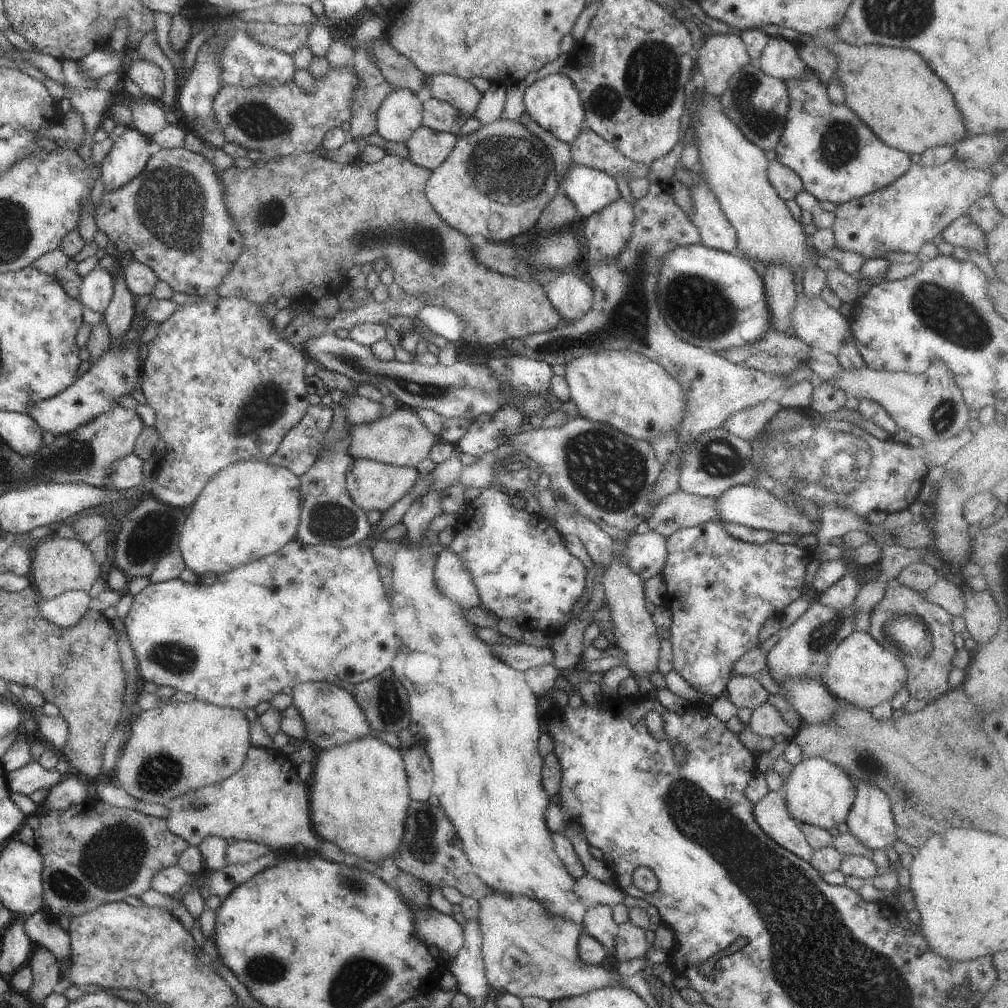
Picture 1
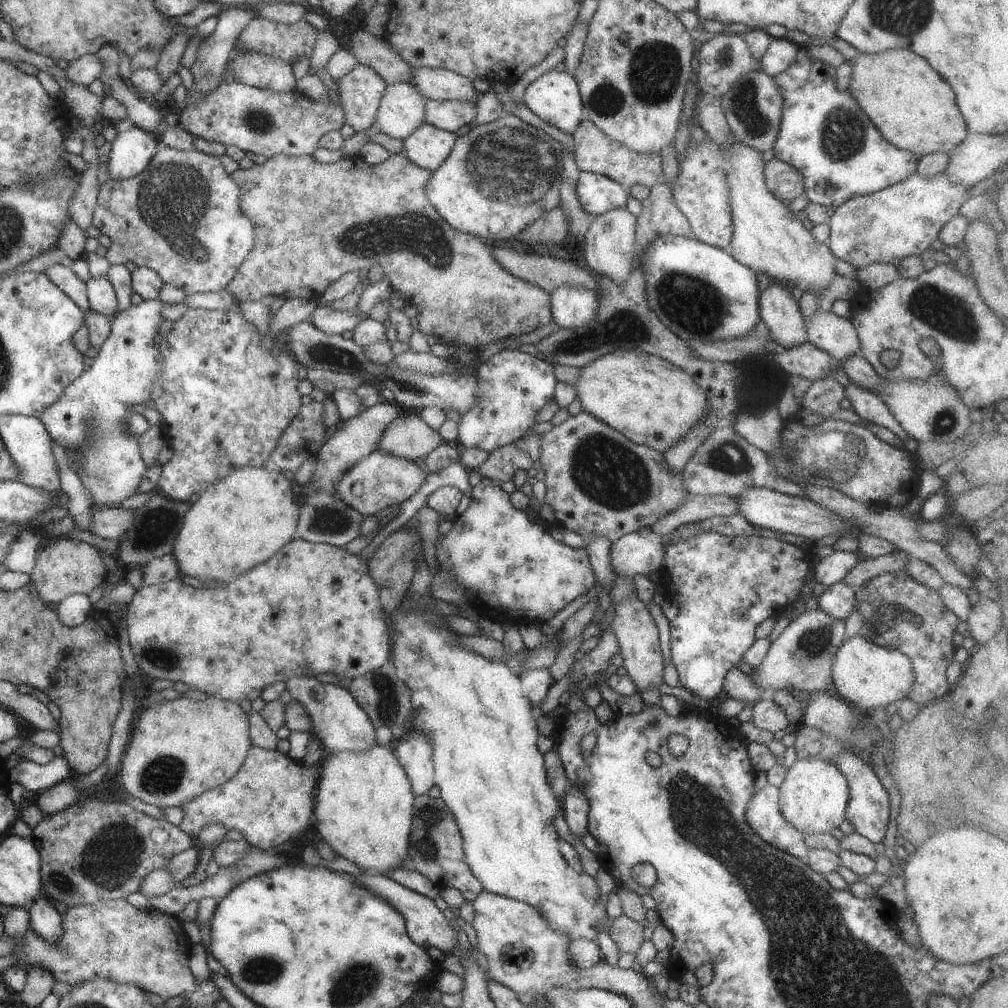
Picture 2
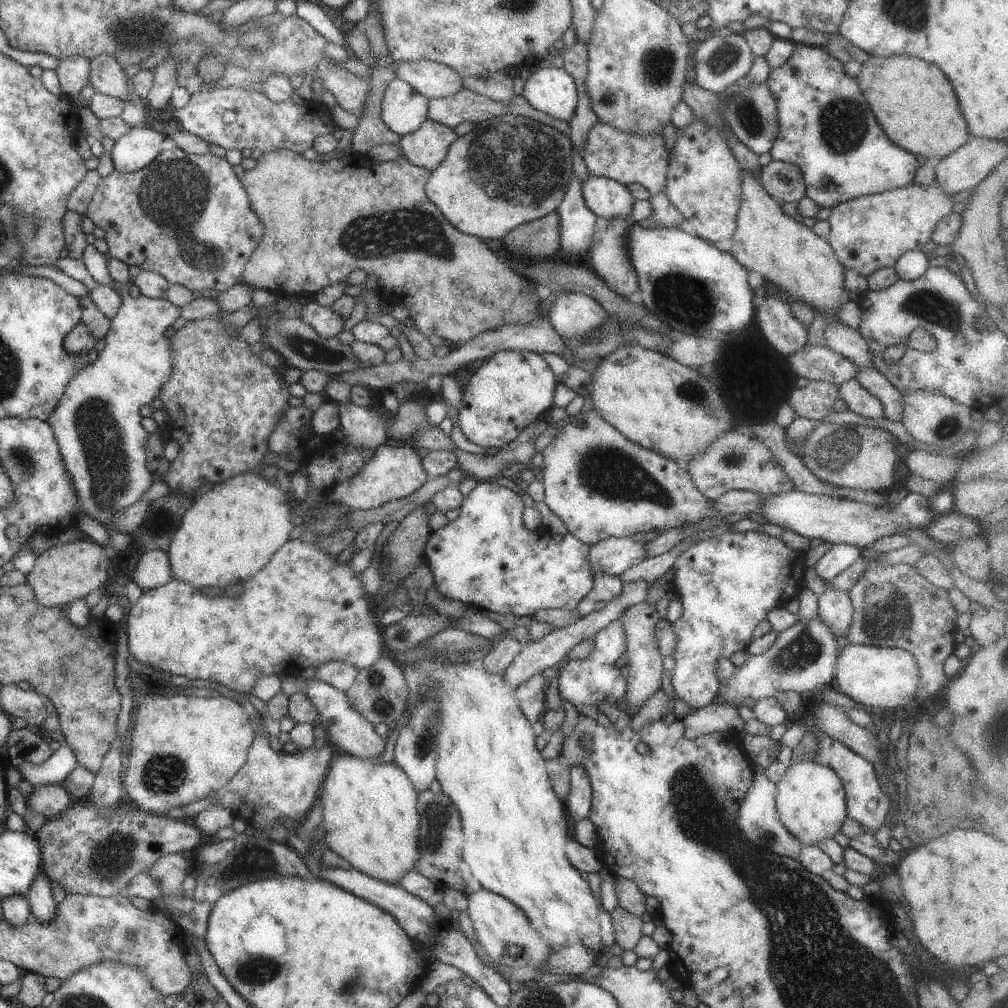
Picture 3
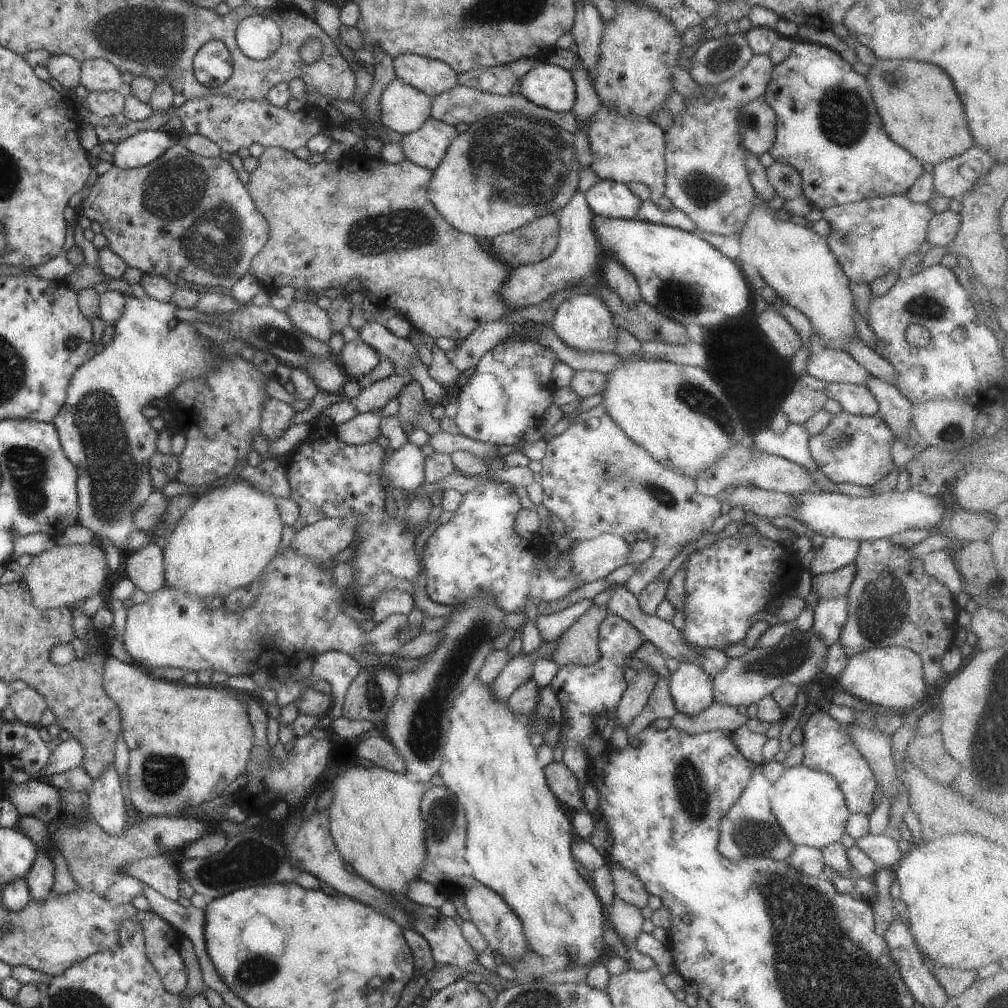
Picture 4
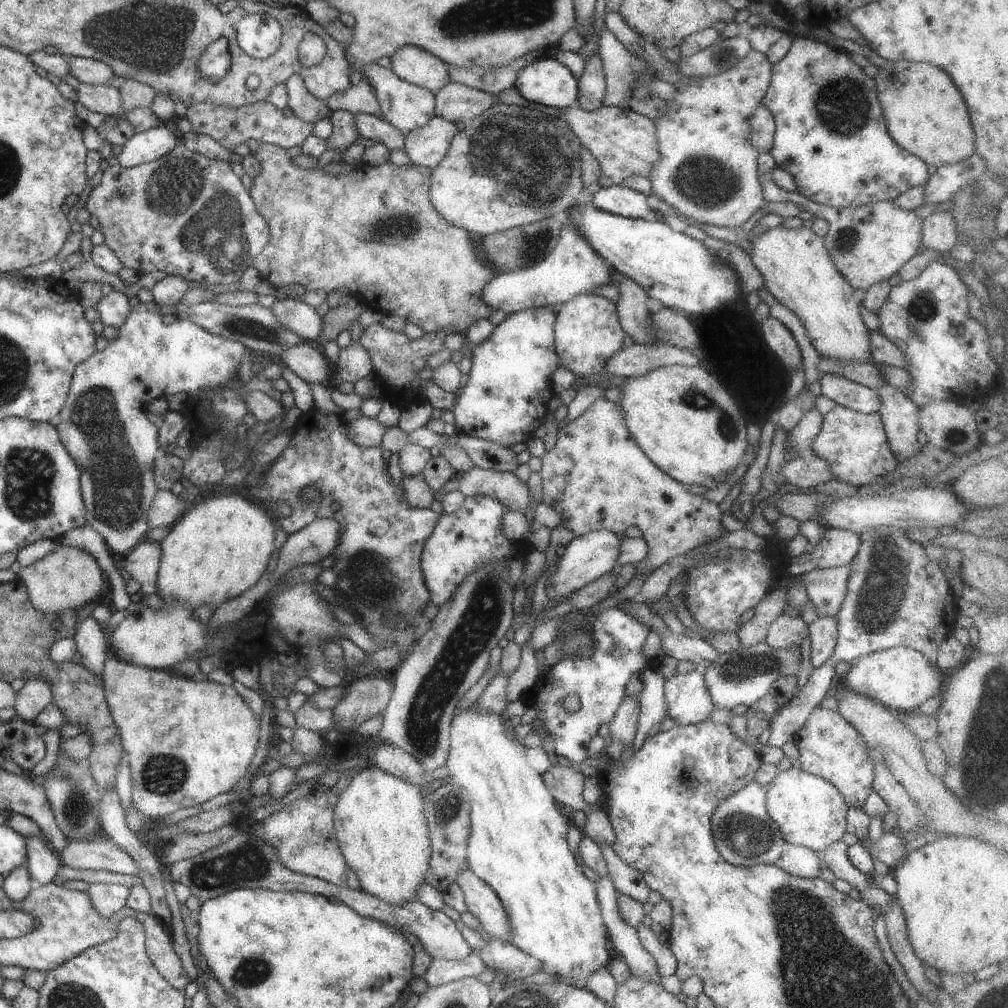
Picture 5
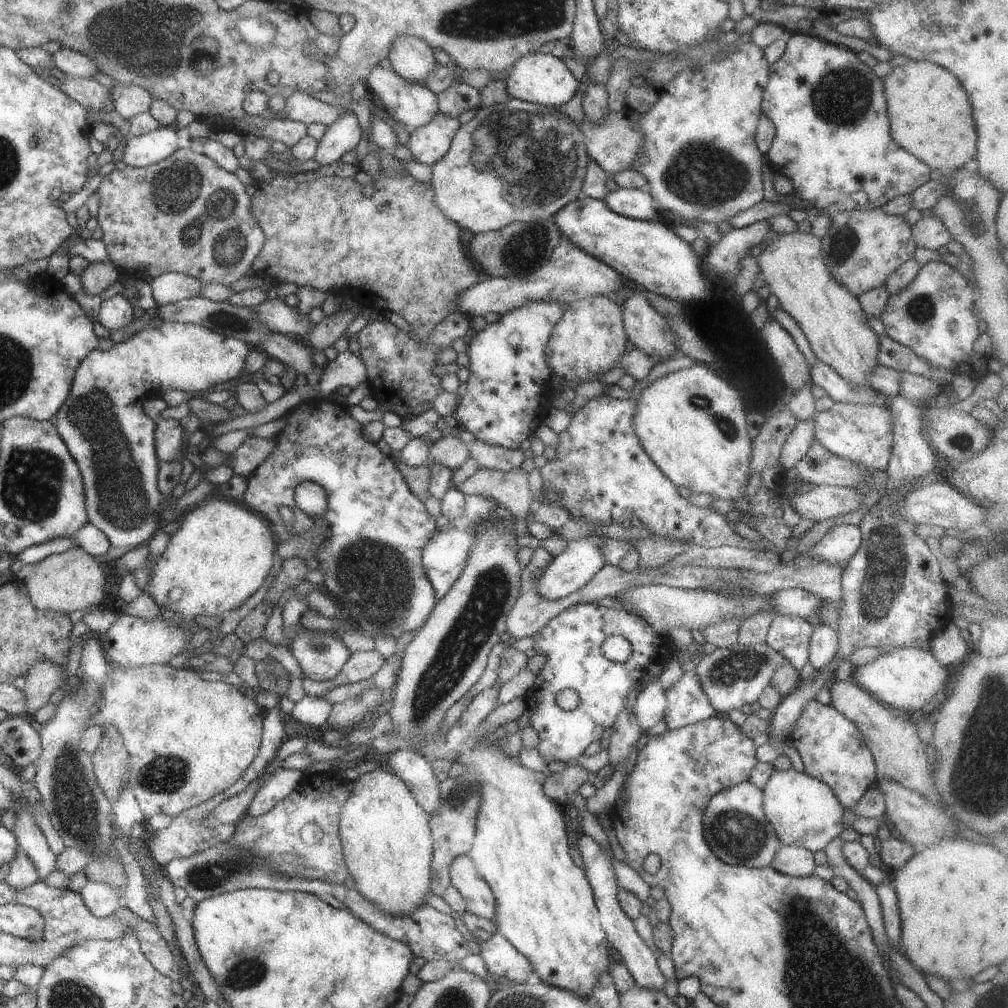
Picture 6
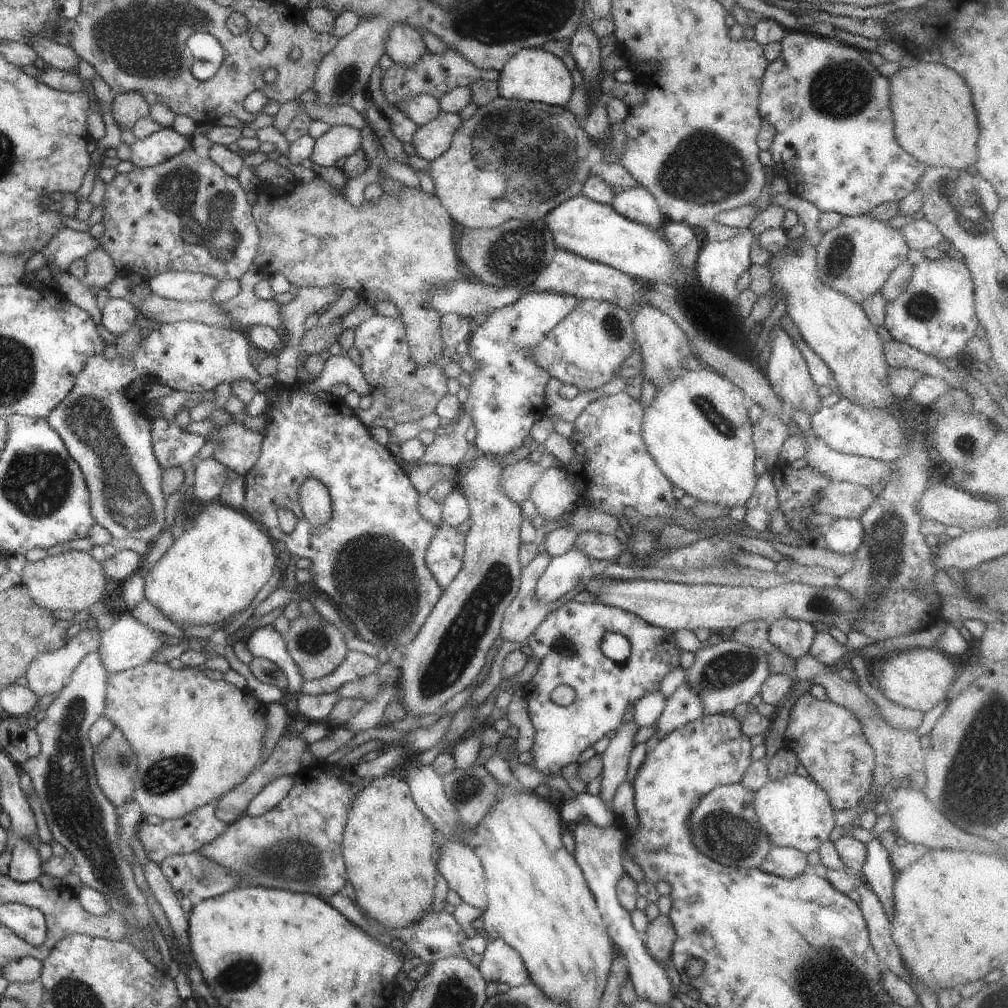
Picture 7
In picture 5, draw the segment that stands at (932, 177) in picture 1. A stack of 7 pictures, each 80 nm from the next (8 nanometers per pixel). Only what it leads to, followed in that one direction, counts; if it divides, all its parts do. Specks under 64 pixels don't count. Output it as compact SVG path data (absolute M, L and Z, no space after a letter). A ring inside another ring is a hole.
M758 174L760 188L762 189L762 199L766 202L775 203L792 203L805 212L810 212L813 217L825 220L828 230L822 236L825 250L831 262L834 264L835 270L847 281L847 284L855 291L866 291L869 286L886 281L904 262L915 255L917 247L920 244L919 235L922 220L916 217L914 210L905 211L893 205L891 201L878 201L869 205L860 205L852 208L835 209L826 205L819 205L804 198L800 193L786 192L774 186L766 176Z

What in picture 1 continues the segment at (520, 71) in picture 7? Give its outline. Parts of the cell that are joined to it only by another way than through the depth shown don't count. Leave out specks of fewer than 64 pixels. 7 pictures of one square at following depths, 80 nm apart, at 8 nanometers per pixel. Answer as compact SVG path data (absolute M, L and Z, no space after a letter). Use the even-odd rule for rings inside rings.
M559 72L535 79L524 90L523 104L524 111L534 123L564 143L570 144L583 126L584 110L578 92L572 85L571 79Z

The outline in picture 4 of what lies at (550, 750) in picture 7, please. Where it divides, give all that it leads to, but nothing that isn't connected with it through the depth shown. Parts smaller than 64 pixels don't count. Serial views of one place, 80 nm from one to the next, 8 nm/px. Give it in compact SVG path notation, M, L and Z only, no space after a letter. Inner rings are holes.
M608 614L599 623L597 631L598 657L588 665L566 664L558 667L548 686L555 694L559 708L565 716L564 725L560 734L564 738L563 755L561 765L566 771L580 782L580 790L588 776L588 756L584 751L584 742L595 731L593 728L593 716L606 717L608 712L614 710L626 687L623 681L623 672L634 653L644 641L640 632L631 626L626 620L617 615Z

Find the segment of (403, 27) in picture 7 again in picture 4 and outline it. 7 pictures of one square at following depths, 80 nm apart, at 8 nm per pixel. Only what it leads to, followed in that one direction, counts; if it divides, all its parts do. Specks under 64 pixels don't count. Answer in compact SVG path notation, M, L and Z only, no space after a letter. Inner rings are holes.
M413 53L394 56L392 69L402 83L430 97L456 85L456 72L448 64Z

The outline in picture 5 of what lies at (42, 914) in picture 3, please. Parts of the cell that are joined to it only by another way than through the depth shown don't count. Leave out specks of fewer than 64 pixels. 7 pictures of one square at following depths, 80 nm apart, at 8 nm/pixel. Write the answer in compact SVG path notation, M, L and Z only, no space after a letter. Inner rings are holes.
M24 836L26 857L24 865L29 876L39 885L51 883L55 872L61 866L57 856L47 848L47 845L37 837Z

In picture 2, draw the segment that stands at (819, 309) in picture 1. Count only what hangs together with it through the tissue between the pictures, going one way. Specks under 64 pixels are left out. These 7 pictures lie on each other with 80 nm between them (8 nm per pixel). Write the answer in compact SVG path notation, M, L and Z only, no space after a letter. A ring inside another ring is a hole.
M830 310L820 311L804 320L806 341L838 361L860 355L856 332L849 320L835 316Z

